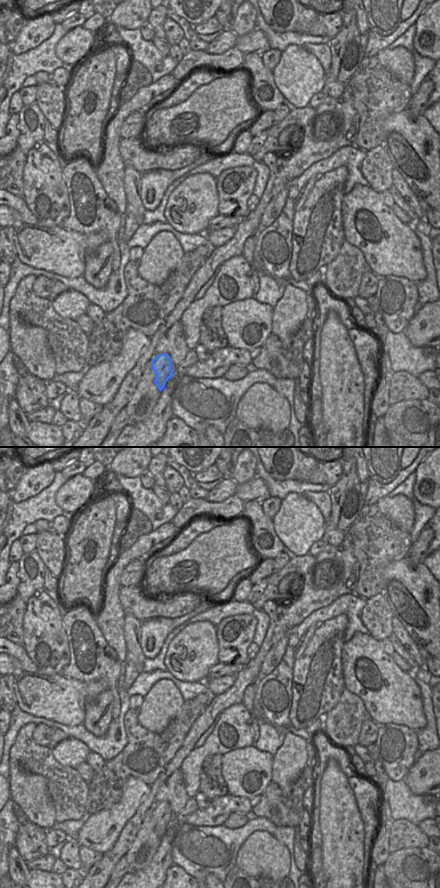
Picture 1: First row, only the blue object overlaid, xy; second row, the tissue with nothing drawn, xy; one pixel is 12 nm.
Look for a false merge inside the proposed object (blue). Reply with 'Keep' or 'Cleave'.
Cleave

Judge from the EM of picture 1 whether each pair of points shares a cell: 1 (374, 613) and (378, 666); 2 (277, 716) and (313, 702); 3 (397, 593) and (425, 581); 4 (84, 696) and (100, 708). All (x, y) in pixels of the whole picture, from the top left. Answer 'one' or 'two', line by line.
1: two
2: two
3: one
4: two

